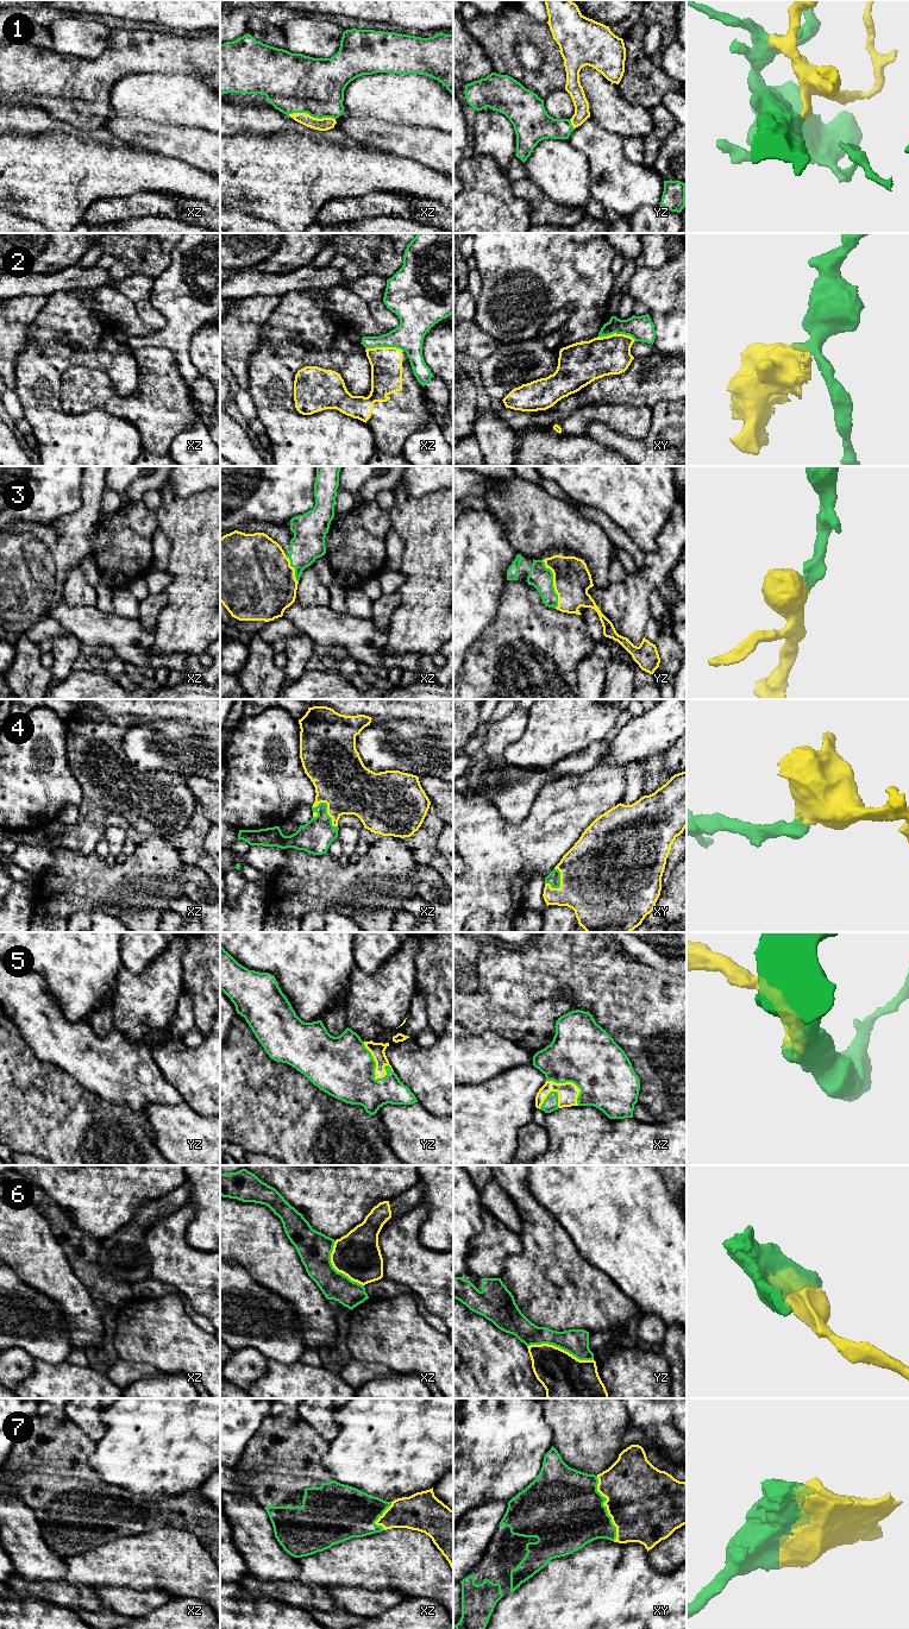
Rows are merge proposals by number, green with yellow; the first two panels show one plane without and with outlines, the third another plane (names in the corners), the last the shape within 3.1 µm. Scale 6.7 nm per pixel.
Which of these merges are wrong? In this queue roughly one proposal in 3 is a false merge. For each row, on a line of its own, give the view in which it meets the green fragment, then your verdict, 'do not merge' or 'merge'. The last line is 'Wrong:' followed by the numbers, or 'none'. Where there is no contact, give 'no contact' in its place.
1: meets green in xz; merge
2: meets green in xy; do not merge
3: meets green in yz; merge
4: meets green in xz; merge
5: meets green in yz; merge
6: meets green in yz; do not merge
7: meets green in xy; merge
Wrong: 2, 6

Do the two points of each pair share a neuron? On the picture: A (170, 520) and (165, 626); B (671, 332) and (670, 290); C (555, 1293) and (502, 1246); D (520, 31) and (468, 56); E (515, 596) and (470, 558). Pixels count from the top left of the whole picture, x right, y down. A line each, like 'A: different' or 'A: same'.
A: same
B: same
C: different
D: different
E: different

